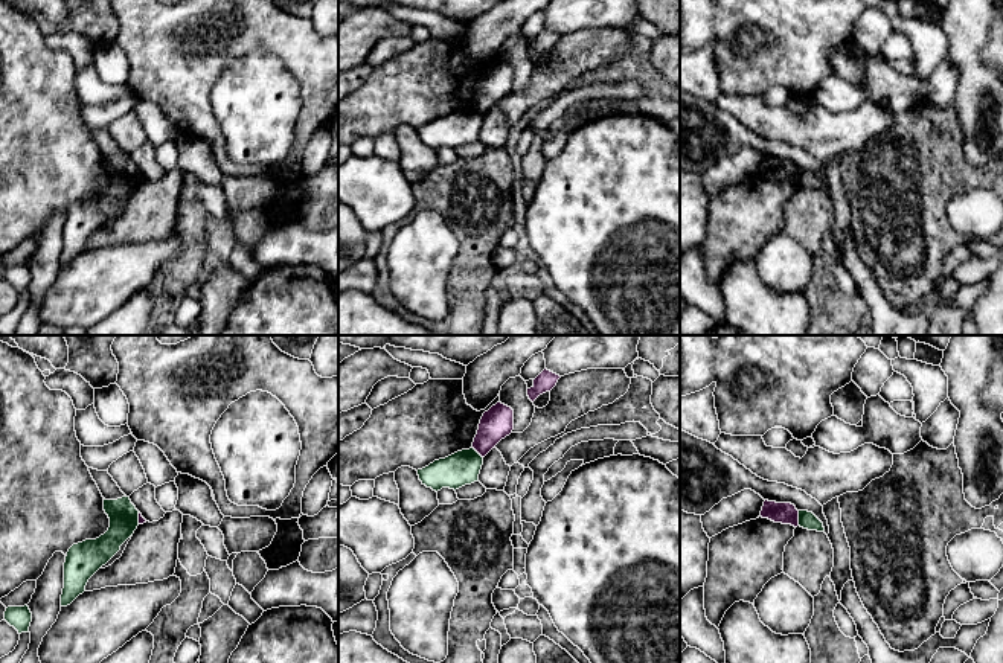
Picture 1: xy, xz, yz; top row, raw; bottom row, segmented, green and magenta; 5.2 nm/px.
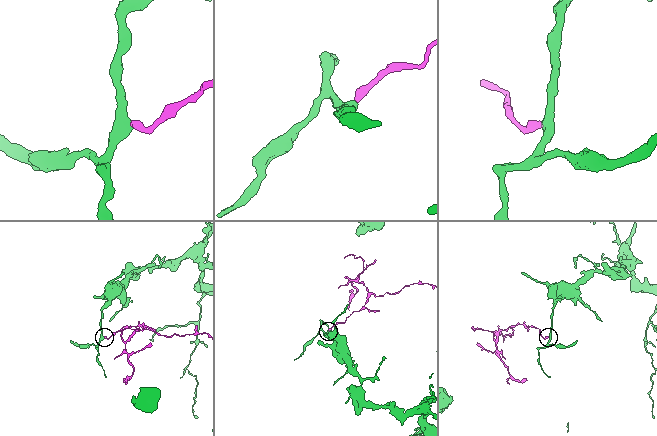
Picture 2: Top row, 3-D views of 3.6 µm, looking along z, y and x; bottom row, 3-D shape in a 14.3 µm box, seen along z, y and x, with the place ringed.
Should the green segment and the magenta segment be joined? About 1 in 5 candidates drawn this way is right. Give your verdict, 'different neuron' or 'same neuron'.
different neuron

